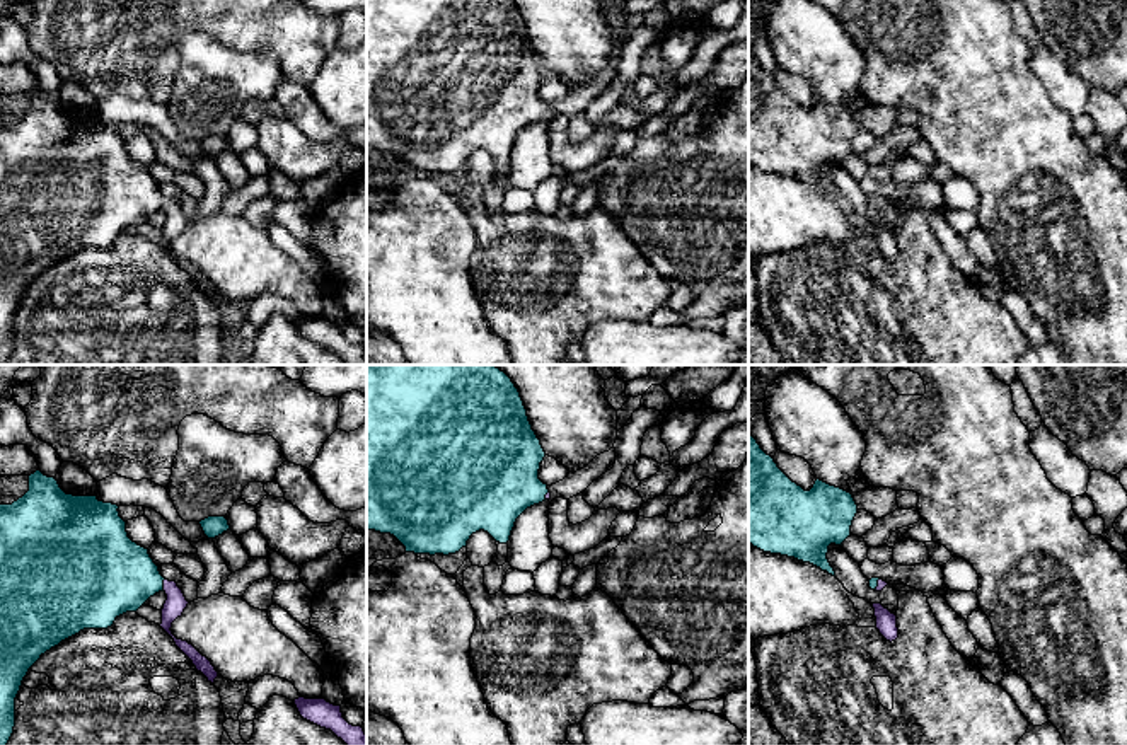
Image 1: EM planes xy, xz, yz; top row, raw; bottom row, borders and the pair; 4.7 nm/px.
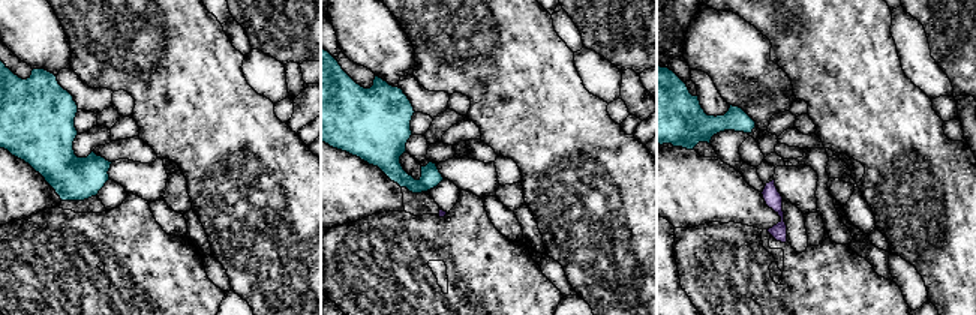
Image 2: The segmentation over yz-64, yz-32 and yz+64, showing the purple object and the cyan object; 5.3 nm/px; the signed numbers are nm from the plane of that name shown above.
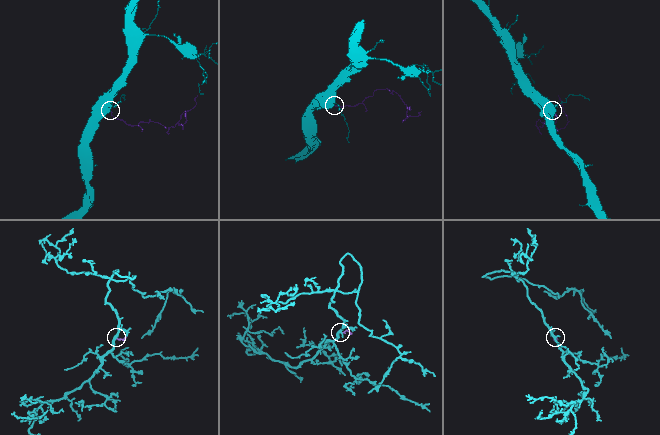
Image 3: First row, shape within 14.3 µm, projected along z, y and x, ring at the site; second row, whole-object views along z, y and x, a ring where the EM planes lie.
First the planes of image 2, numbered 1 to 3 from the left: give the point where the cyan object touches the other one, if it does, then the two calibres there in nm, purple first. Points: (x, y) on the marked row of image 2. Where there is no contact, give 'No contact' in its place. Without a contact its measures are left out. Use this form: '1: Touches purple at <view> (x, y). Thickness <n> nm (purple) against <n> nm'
1: No contact
2: No contact
3: No contact

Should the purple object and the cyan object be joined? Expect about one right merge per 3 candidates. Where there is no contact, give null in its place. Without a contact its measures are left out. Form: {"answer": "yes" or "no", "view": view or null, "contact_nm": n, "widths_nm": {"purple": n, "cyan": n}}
{"answer": "yes", "view": "xy", "contact_nm": 60, "widths_nm": {"purple": 100, "cyan": 380}}

